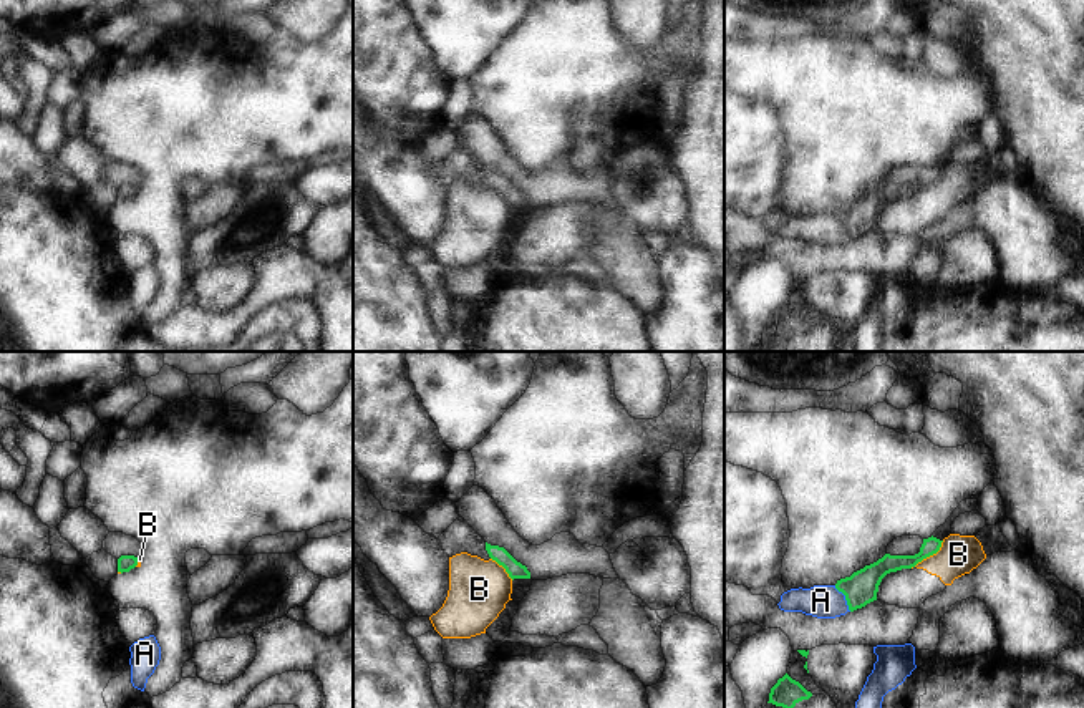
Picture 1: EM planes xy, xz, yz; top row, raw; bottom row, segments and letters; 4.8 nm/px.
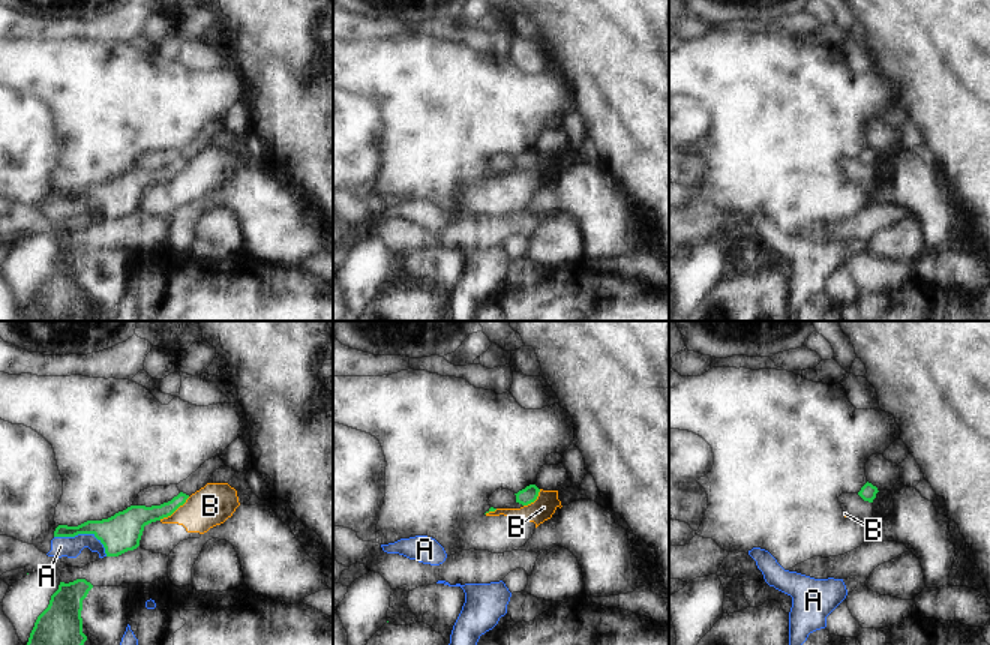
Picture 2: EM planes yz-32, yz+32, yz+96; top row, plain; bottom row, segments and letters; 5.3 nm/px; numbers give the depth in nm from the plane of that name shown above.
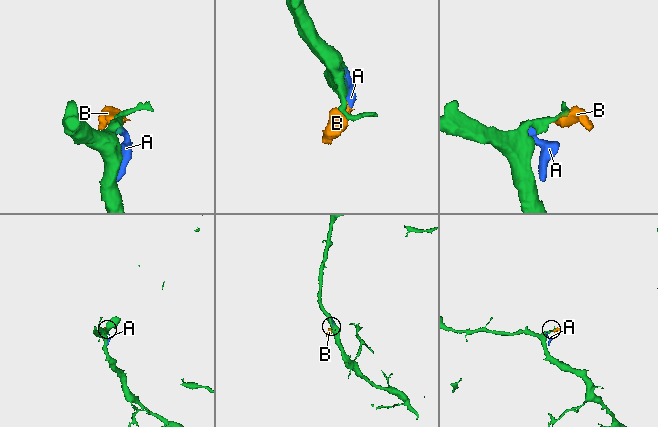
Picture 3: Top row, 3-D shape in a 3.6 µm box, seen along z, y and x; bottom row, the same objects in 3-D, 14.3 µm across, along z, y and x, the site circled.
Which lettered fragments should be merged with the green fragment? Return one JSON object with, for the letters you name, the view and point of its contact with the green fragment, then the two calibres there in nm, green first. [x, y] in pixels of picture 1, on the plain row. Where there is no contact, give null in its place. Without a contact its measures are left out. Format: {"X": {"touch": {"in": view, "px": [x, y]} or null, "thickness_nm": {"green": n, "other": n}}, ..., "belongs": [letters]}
{"belongs": []}

